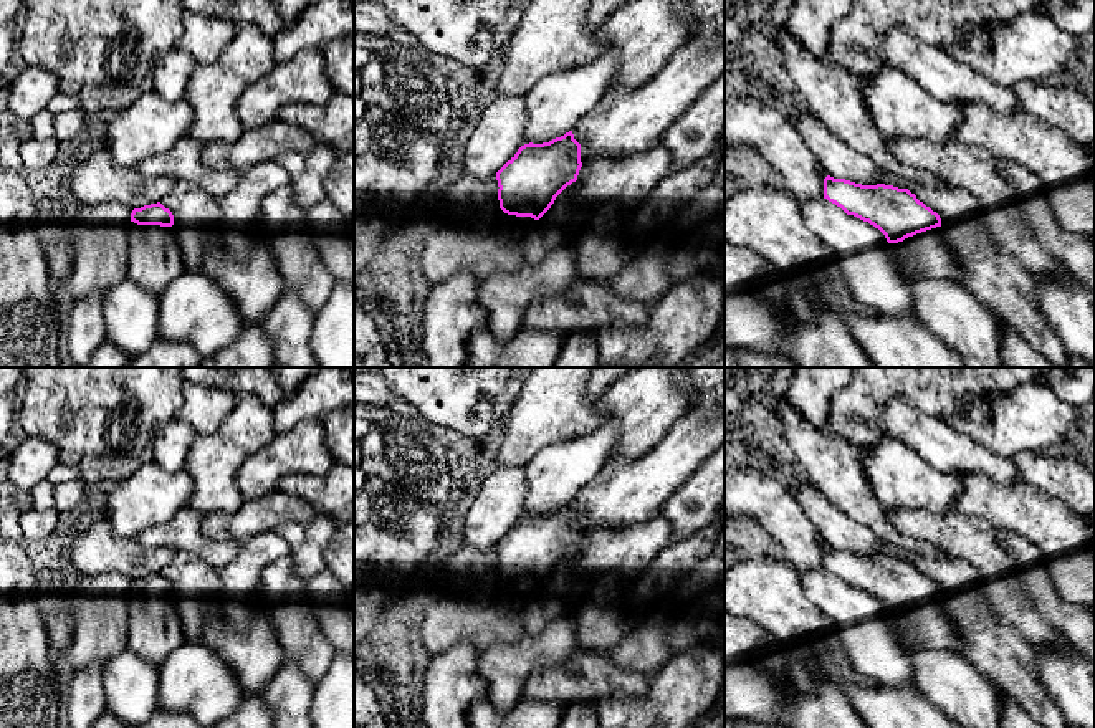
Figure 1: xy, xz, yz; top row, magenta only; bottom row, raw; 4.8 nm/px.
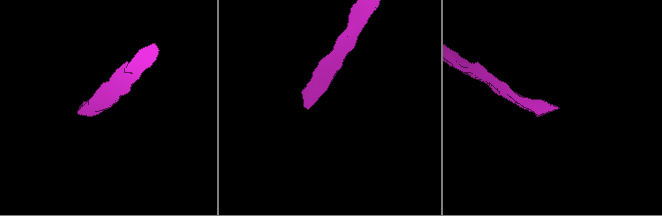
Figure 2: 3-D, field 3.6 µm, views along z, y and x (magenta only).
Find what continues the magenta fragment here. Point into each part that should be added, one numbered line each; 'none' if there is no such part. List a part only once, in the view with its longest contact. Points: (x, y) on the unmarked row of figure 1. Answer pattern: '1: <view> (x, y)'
1: yz (925, 626)

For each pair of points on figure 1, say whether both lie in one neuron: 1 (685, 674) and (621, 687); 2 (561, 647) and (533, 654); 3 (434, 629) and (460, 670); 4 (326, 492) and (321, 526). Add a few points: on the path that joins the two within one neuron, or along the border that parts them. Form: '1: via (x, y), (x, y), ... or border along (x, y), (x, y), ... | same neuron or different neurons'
1: border along (649, 677), (649, 687), (640, 695), (611, 697) | different neurons
2: via (554, 647), (540, 651) | same neuron
3: border along (478, 649), (468, 642), (455, 642), (432, 656) | different neurons
4: border along (318, 510), (325, 512), (336, 523) | different neurons

